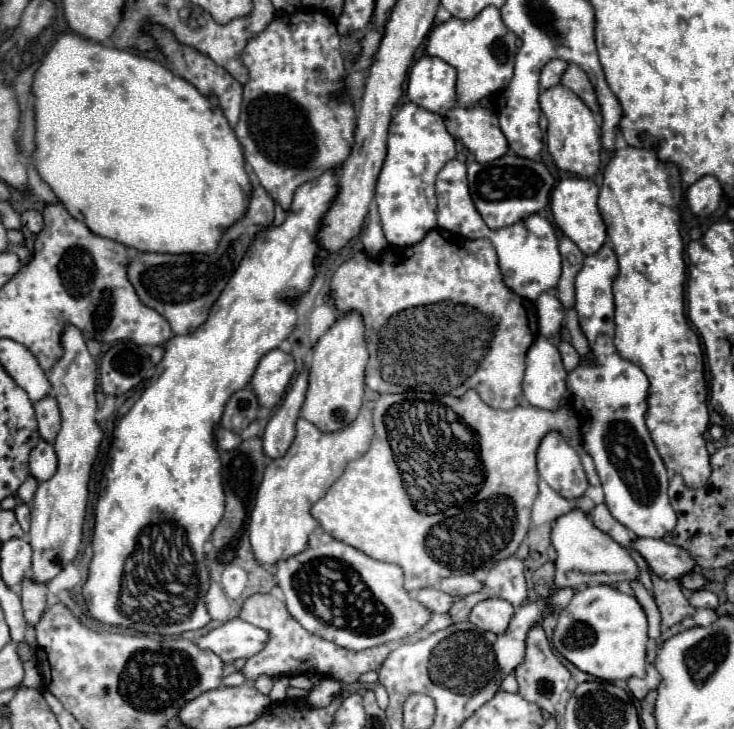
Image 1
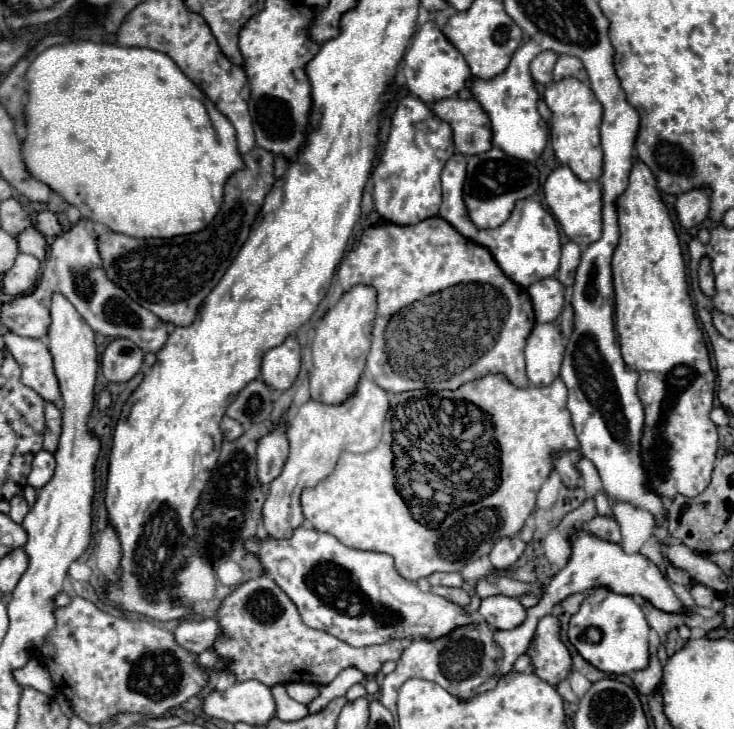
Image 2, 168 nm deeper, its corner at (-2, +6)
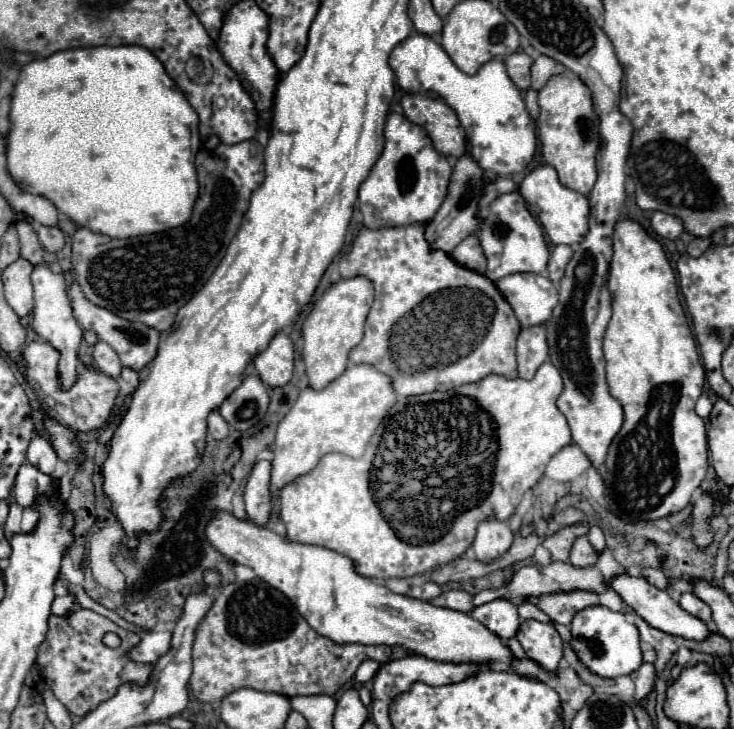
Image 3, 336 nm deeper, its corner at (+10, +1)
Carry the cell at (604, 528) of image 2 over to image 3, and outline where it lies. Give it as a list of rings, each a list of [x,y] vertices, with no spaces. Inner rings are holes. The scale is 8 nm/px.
[[[578,537],[574,547],[572,547],[572,553],[570,553],[570,563],[574,567],[592,567],[596,563],[598,555],[596,551],[592,551],[592,545],[588,543],[586,537]]]

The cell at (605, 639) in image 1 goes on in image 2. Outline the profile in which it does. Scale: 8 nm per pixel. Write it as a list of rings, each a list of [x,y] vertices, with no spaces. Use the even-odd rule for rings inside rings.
[[[598,586],[592,594],[586,596],[580,610],[570,618],[568,640],[594,668],[606,674],[628,674],[648,666],[648,632],[650,626],[644,618],[644,612],[632,600],[632,596],[616,594],[606,586]],[[588,628],[596,628],[600,632],[598,642],[588,642],[584,638]]]

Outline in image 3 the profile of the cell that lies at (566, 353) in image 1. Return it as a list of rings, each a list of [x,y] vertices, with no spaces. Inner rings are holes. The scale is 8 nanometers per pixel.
[[[556,245],[554,247],[554,251],[550,255],[550,261],[548,261],[548,277],[552,279],[552,283],[556,283],[556,285],[560,283],[570,257],[572,257],[572,247],[570,245]]]

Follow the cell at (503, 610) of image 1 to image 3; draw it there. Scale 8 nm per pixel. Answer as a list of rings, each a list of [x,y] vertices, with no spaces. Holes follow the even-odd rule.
[[[496,599],[496,601],[484,603],[476,607],[470,615],[502,639],[514,637],[520,627],[518,607],[514,603],[508,603],[508,599]]]

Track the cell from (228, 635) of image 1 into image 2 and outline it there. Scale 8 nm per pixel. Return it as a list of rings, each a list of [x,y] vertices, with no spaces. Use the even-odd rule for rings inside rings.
[[[216,618],[208,620],[184,620],[174,630],[176,640],[190,652],[204,652],[214,646],[214,642],[222,636],[222,626]]]

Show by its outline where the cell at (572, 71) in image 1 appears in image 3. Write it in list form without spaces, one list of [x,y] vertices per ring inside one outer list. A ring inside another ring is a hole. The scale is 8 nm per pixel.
[[[538,55],[534,59],[534,65],[532,65],[532,89],[540,91],[544,87],[544,83],[552,77],[552,75],[558,75],[558,73],[564,73],[566,67],[546,55]]]

